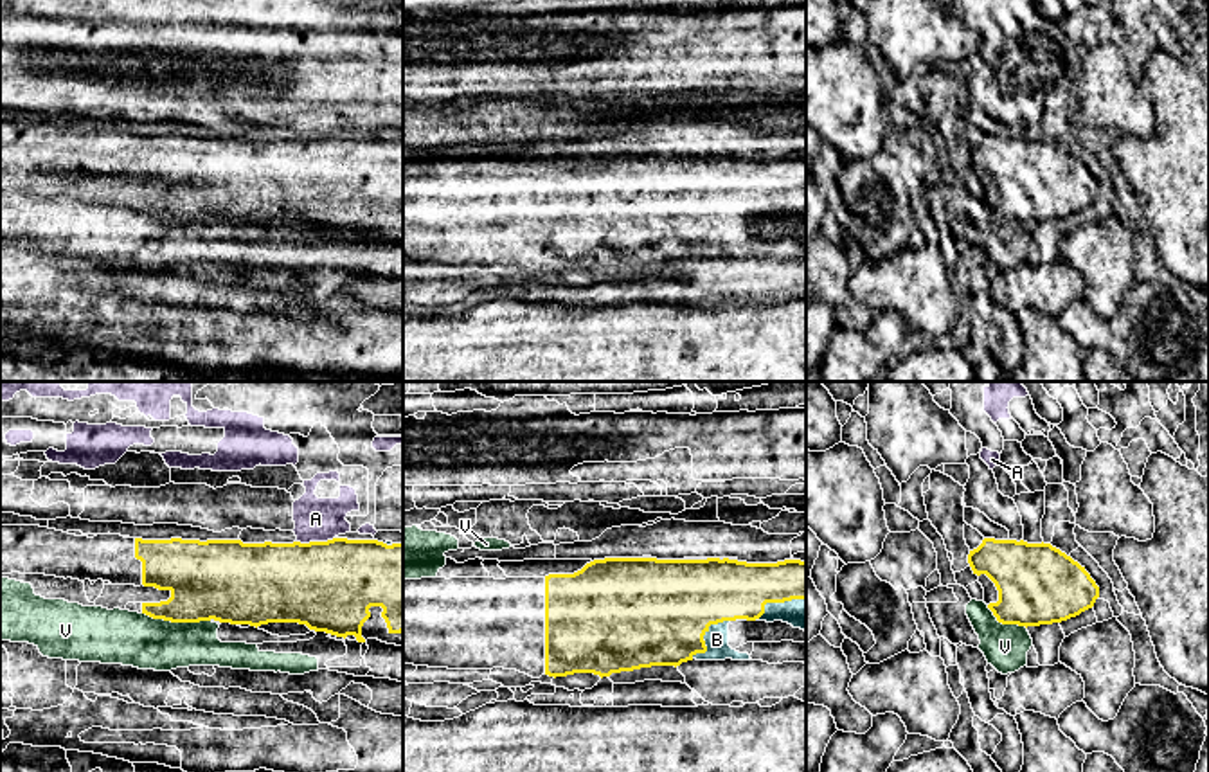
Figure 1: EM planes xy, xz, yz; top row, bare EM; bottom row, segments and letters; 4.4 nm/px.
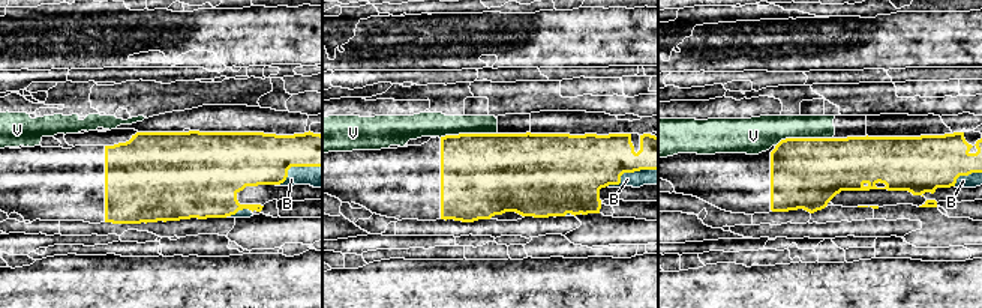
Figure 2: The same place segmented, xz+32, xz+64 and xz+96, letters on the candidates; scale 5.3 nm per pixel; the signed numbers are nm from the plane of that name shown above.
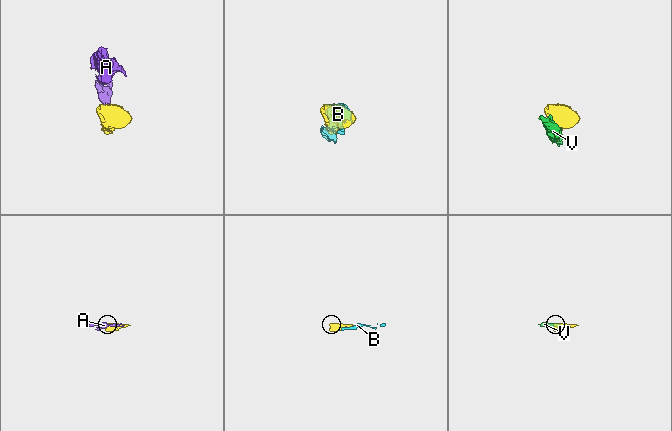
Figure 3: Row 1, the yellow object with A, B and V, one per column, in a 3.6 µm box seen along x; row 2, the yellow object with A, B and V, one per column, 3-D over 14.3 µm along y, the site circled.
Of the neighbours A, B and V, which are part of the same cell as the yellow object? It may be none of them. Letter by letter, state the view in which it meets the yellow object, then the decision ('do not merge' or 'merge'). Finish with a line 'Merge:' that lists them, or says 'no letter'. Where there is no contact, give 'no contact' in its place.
A: xy | do not merge
B: xz | merge
V: xy | do not merge
Merge: B

